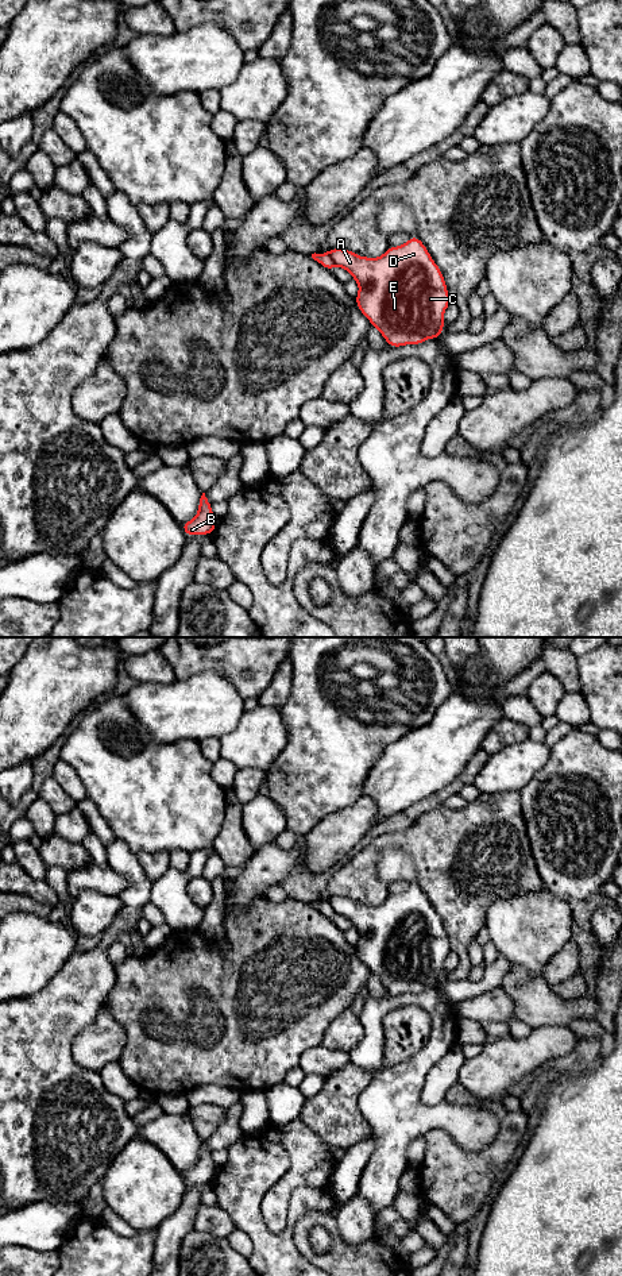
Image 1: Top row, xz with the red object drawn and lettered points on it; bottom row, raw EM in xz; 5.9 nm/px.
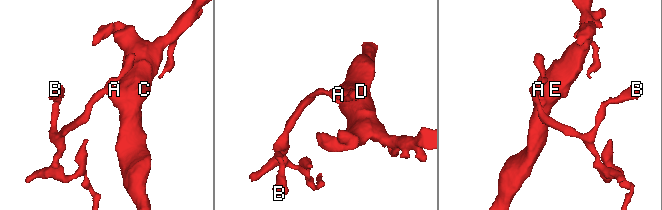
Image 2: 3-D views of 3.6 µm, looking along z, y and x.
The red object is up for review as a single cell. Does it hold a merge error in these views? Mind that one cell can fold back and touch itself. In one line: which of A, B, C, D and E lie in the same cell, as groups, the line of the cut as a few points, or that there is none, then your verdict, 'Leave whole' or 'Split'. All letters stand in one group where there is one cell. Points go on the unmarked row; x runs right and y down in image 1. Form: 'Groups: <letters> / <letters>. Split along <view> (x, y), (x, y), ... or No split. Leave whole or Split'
Groups: A C D E / B. Split along xz (328, 899), (336, 913). Split

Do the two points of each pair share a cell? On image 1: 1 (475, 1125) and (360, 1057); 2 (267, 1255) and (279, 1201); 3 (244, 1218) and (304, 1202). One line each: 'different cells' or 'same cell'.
1: same cell
2: different cells
3: same cell

